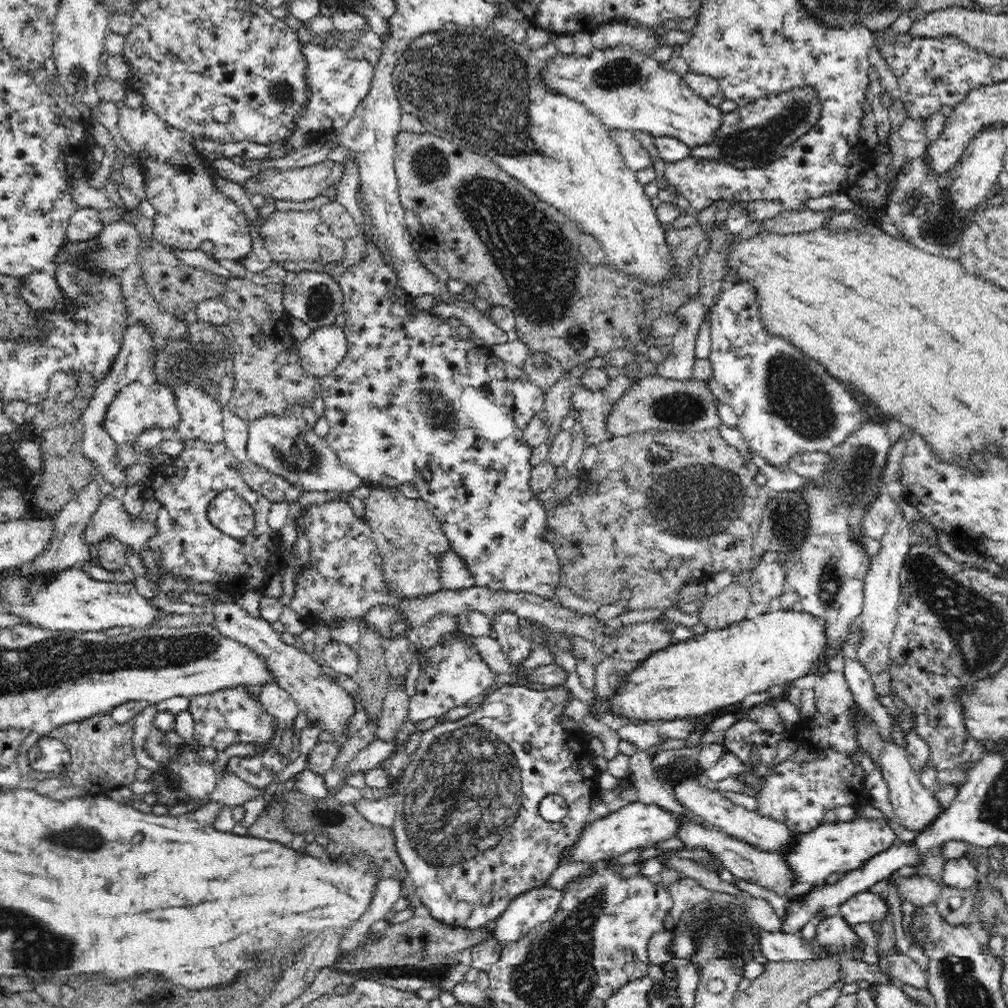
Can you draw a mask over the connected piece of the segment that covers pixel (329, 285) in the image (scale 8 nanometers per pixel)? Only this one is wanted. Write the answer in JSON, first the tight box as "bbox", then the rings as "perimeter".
{"bbox":[282,271,344,330],"perimeter":[[[310,271],[289,272],[282,304],[290,317],[301,319],[313,330],[335,324],[336,317],[343,313],[344,298],[339,283],[332,276]]]}

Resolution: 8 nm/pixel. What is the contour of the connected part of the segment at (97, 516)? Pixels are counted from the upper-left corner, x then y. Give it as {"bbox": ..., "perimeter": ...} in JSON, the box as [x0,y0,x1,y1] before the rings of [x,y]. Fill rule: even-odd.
{"bbox":[85,486,151,554],"perimeter":[[[116,486],[105,499],[100,503],[99,509],[93,514],[93,519],[89,522],[88,528],[85,532],[85,537],[88,543],[98,543],[100,538],[106,536],[117,536],[125,545],[132,547],[138,554],[142,542],[151,534],[150,523],[141,521],[139,518],[132,519],[127,513],[123,505],[124,490]]]}

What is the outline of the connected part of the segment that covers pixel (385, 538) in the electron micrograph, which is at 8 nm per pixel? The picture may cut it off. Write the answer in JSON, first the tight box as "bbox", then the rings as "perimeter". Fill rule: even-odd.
{"bbox":[364,486,450,601],"perimeter":[[[372,486],[364,500],[367,524],[382,556],[382,568],[391,594],[402,601],[428,599],[443,590],[436,556],[450,550],[449,540],[442,532],[441,522],[428,510],[421,497],[406,498],[396,488]]]}

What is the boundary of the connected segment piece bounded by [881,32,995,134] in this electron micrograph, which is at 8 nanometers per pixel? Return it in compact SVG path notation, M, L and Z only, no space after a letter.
M908 32L895 33L884 40L881 51L896 76L898 98L903 102L908 118L920 123L924 127L924 134L929 114L931 116L944 106L954 108L976 88L994 84L991 79L994 58L987 53L978 53L961 40L927 40L910 37Z

